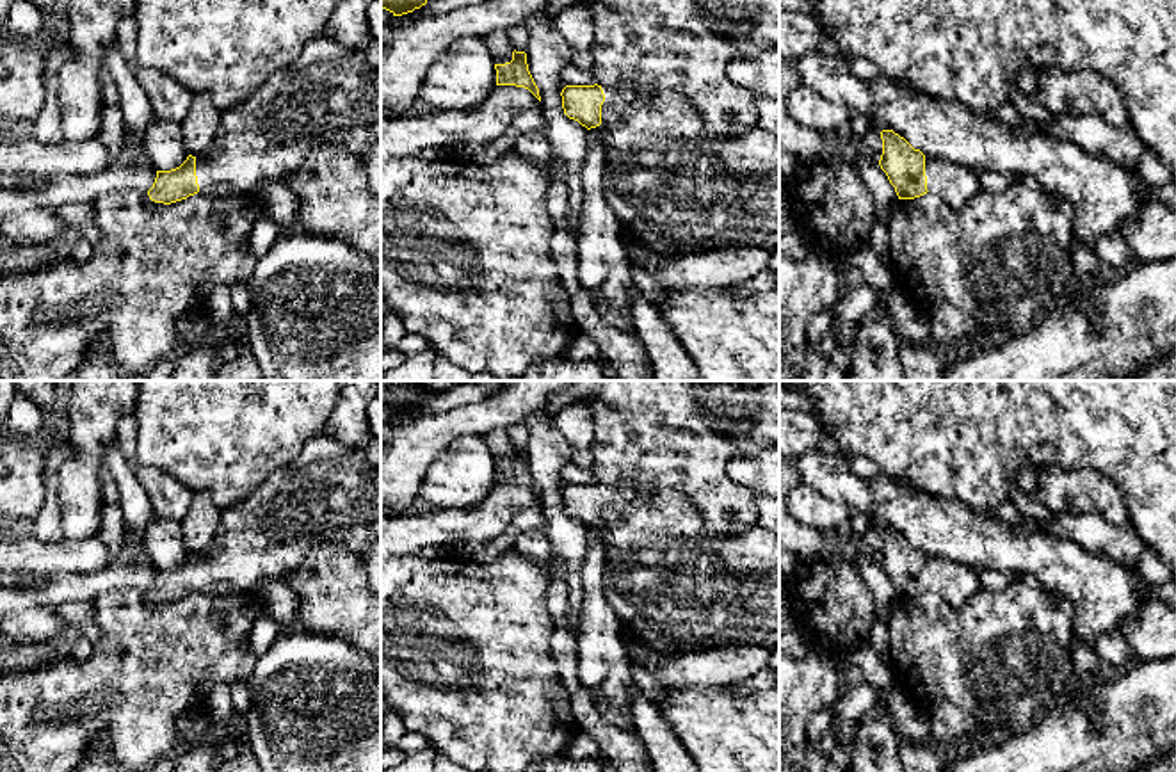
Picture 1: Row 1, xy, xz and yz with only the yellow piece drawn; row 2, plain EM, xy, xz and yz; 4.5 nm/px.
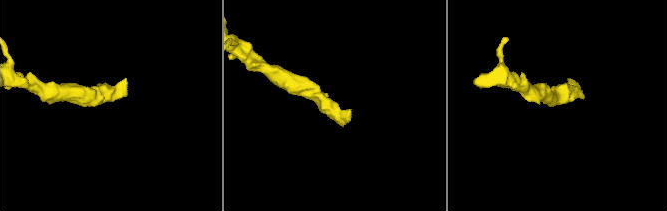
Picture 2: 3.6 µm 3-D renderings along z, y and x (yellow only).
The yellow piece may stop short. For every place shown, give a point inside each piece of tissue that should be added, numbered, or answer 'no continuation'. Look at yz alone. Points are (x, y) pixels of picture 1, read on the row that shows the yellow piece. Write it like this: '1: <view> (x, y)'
1: yz (954, 184)

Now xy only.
1: xy (330, 95)

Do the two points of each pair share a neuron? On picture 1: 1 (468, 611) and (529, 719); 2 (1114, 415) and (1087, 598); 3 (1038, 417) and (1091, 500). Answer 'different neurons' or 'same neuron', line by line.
1: same neuron
2: different neurons
3: different neurons

